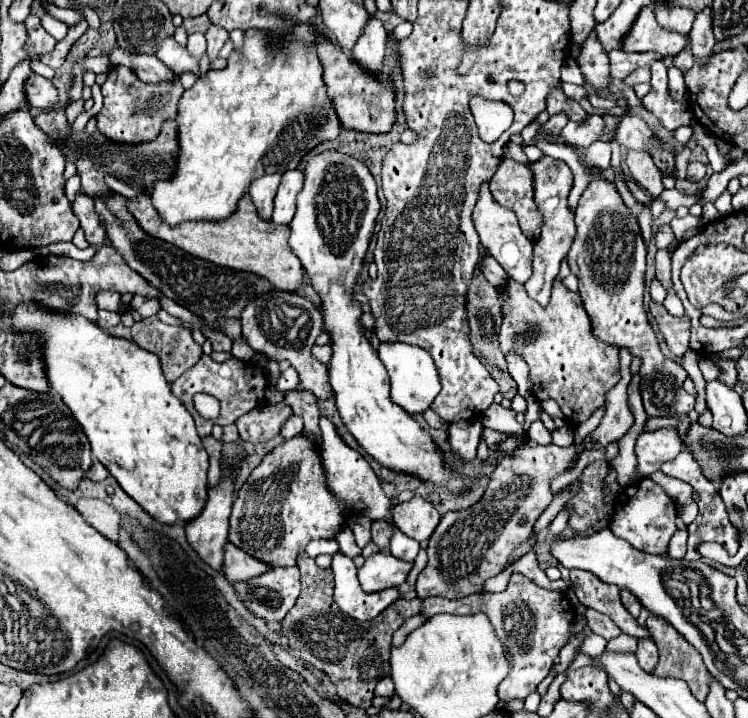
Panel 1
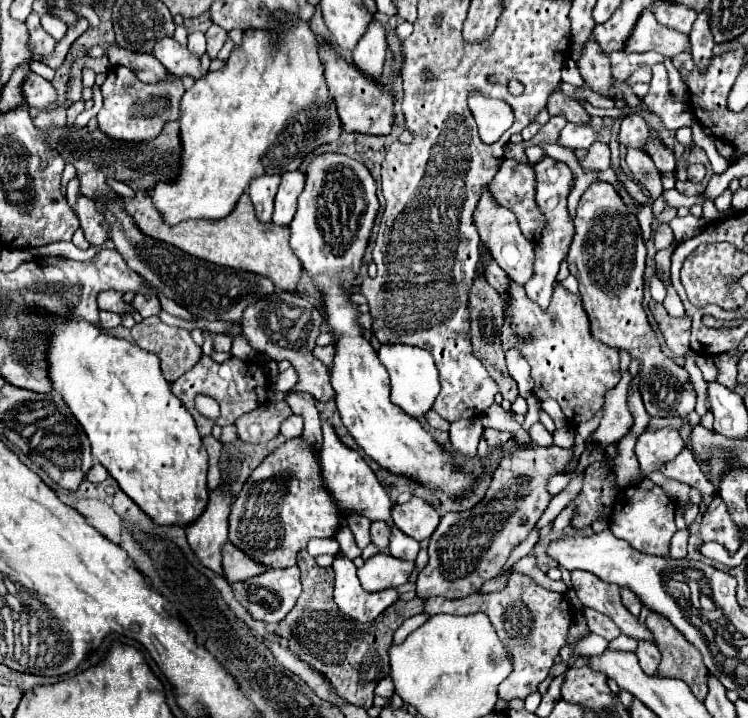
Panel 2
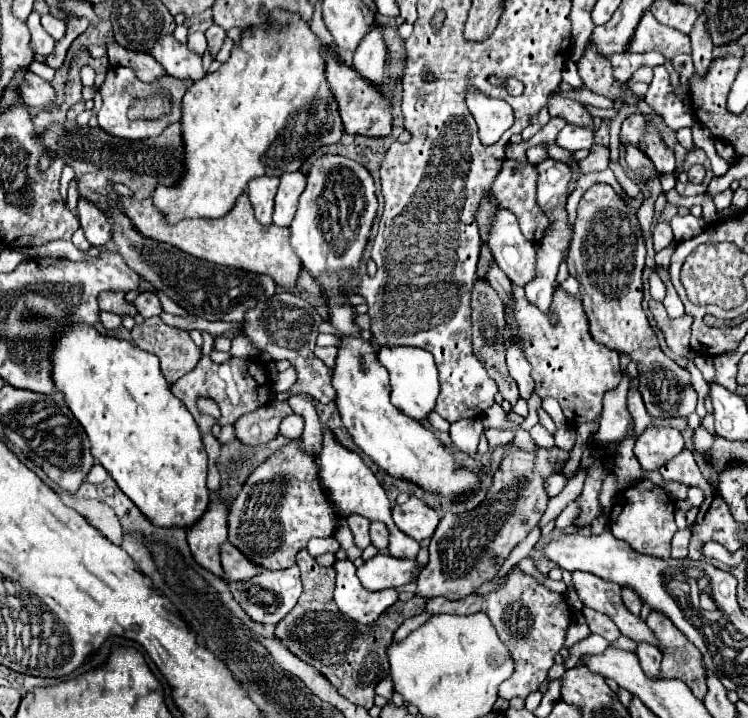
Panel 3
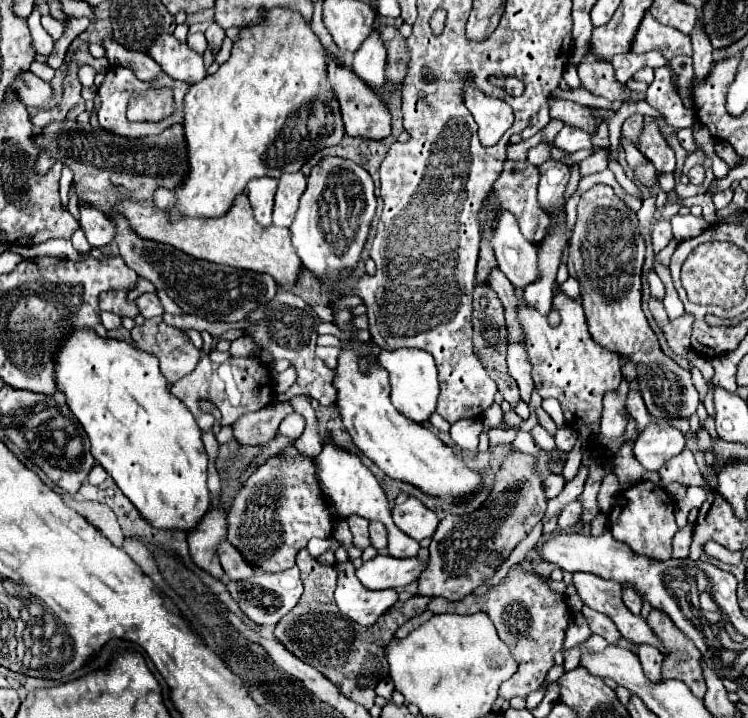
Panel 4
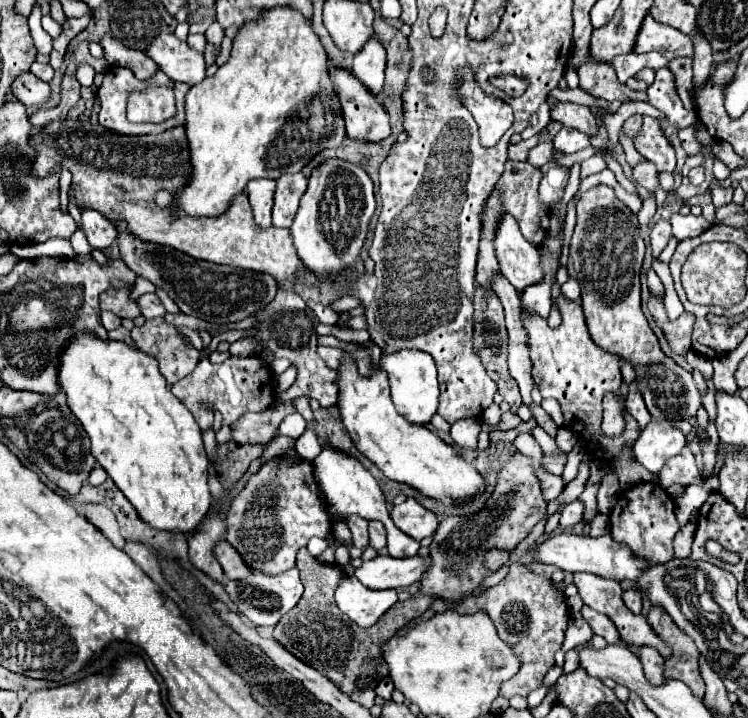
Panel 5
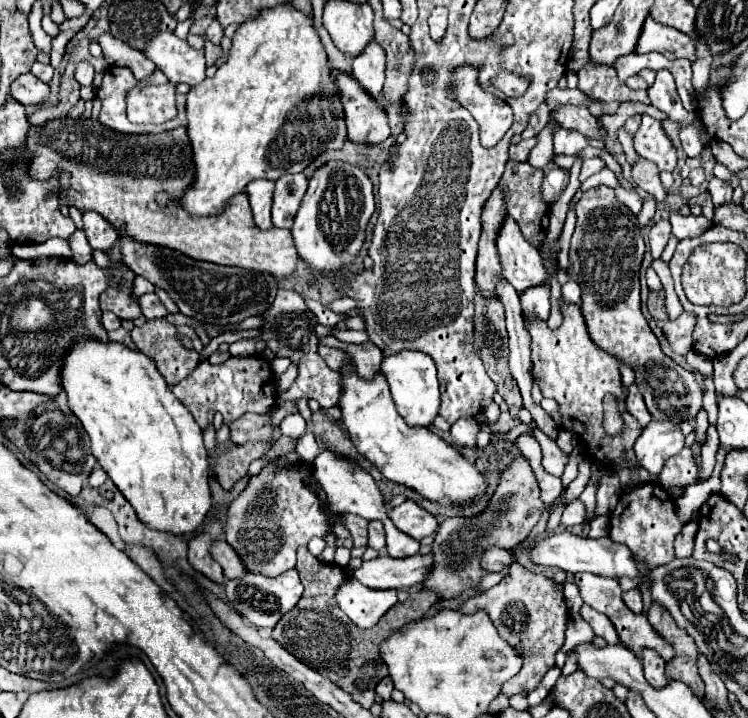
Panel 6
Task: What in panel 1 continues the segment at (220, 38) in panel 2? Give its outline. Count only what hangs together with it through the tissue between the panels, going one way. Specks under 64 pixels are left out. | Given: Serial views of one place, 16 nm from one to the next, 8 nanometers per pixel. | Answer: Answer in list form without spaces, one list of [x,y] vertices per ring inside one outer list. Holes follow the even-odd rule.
[[[210,26],[208,32],[206,32],[206,40],[208,40],[208,58],[210,60],[216,60],[220,48],[224,46],[224,42],[228,40],[228,32],[220,26]]]

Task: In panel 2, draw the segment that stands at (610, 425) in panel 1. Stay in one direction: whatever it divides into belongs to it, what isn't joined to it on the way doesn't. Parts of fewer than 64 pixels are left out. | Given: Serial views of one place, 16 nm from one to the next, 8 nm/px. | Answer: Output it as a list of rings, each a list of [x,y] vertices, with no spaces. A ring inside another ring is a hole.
[[[620,352],[622,380],[616,388],[612,388],[604,396],[604,414],[602,414],[598,430],[588,440],[588,448],[594,448],[594,446],[604,448],[612,442],[618,442],[620,438],[626,436],[628,426],[632,426],[632,414],[626,404],[626,392],[632,380],[628,374],[628,364],[630,364],[630,356],[626,352]]]

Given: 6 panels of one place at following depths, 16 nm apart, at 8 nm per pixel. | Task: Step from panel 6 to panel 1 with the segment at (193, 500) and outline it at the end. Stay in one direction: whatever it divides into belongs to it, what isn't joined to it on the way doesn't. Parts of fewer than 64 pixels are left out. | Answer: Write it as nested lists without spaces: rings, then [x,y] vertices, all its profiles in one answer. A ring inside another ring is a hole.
[[[34,302],[16,306],[14,324],[18,330],[32,332],[42,338],[46,376],[52,392],[62,396],[64,404],[84,428],[92,446],[92,456],[104,464],[120,488],[160,524],[194,520],[208,498],[208,454],[196,432],[194,418],[164,380],[158,356],[148,350],[140,350],[138,344],[130,340],[106,334],[96,324],[82,320],[82,316],[58,314]]]

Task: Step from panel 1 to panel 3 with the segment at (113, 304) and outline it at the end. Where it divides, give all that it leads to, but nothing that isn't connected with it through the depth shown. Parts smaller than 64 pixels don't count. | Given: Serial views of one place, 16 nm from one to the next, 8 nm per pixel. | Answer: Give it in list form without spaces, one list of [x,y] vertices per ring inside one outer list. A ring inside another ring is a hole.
[[[102,292],[98,296],[98,302],[100,302],[100,310],[108,310],[108,312],[114,312],[118,316],[128,316],[132,314],[132,304],[126,302],[126,292]]]

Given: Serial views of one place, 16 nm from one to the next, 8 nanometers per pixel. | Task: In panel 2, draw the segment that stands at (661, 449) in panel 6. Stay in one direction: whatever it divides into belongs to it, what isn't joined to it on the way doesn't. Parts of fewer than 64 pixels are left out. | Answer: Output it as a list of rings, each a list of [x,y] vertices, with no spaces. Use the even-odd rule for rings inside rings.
[[[646,428],[636,440],[636,458],[642,472],[654,472],[664,462],[678,456],[684,448],[684,440],[674,428]]]

